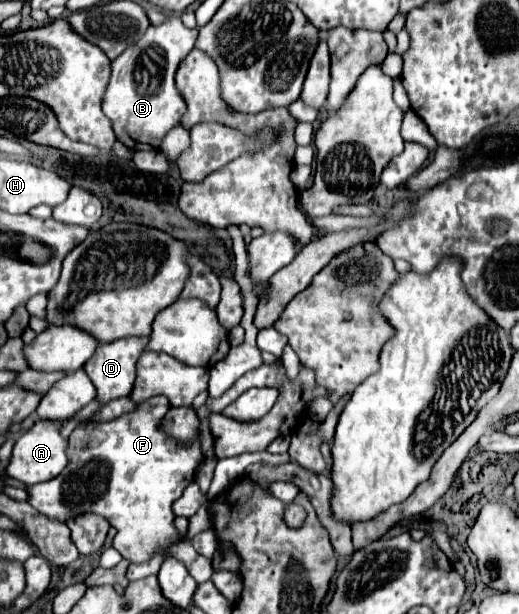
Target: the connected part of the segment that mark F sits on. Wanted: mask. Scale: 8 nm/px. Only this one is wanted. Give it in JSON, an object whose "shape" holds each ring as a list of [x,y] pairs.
{"shape":[[[162,395],[142,401],[138,407],[130,397],[100,405],[88,419],[88,425],[72,431],[66,451],[68,465],[60,477],[28,487],[28,503],[58,521],[68,521],[80,513],[100,513],[118,529],[114,547],[124,559],[144,563],[152,559],[156,551],[168,559],[168,549],[180,543],[172,503],[194,481],[194,473],[204,457],[200,437],[192,437],[188,445],[180,445],[180,441],[168,437],[160,427],[168,409],[170,403]]]}

